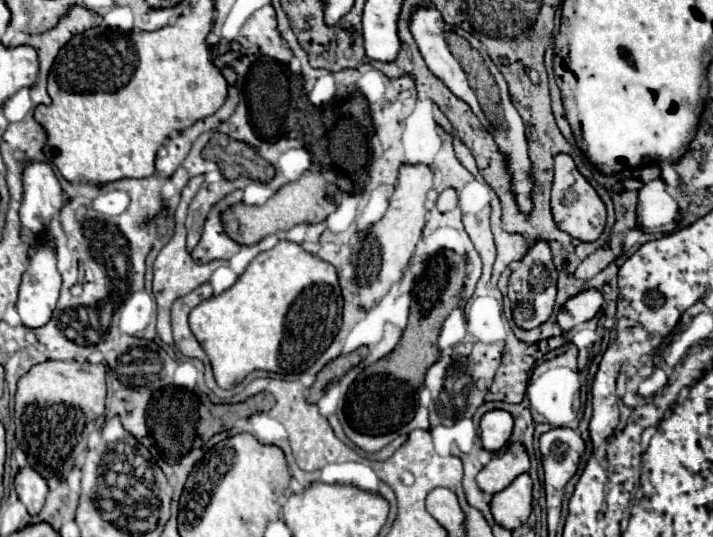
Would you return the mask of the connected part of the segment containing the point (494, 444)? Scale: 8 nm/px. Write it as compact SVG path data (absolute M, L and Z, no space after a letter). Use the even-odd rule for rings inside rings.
M490 411L480 421L480 443L486 451L498 453L512 435L514 421L506 411Z

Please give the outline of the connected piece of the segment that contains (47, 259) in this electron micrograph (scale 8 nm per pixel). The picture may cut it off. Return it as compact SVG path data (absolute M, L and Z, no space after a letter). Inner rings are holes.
M38 245L30 253L30 265L22 277L22 285L20 285L20 293L16 301L16 311L26 329L44 327L50 321L58 301L58 291L60 291L60 273L56 269L56 253L50 245Z

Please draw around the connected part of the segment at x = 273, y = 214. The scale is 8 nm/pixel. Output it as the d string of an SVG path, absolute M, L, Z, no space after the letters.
M306 171L300 179L280 187L264 205L254 207L236 203L228 207L222 213L222 221L224 221L224 231L228 233L230 239L234 239L240 245L254 245L264 237L288 231L298 223L320 223L328 215L330 215L330 197L324 191L324 179L320 175L314 175L312 171Z

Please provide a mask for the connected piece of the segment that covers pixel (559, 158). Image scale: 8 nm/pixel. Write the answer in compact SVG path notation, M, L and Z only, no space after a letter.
M560 153L554 157L554 183L552 183L550 205L552 205L552 217L556 227L568 233L570 237L590 243L602 235L606 225L606 207L598 197L598 193L594 191L594 187L578 173L570 155Z

